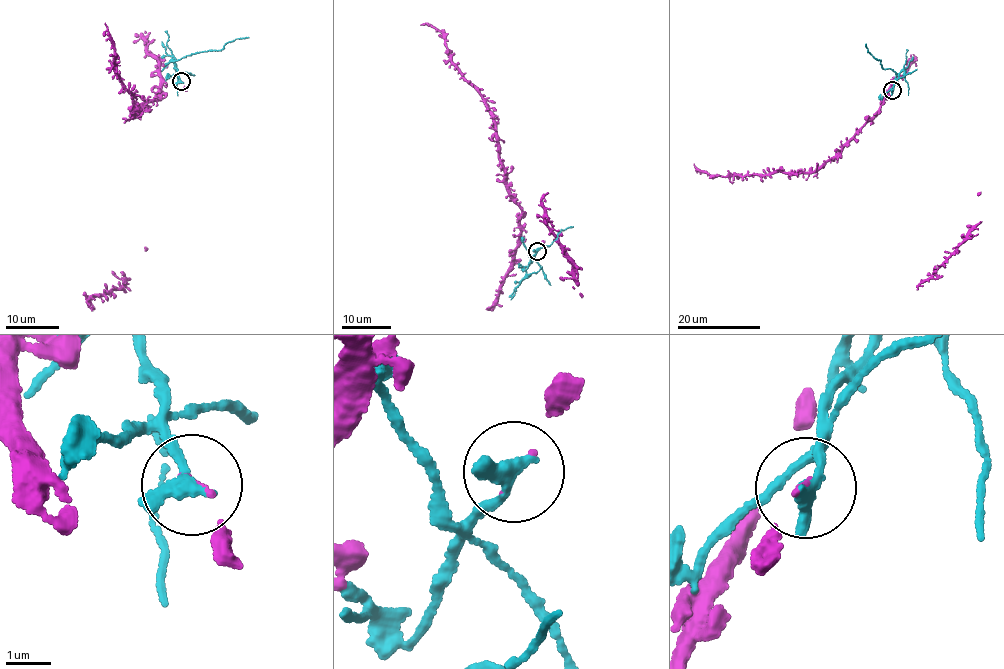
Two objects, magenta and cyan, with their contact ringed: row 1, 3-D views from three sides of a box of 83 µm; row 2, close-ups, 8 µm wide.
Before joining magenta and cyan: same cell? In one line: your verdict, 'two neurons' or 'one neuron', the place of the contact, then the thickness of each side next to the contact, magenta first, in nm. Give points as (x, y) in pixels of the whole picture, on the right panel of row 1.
two neurons | (892, 90) | 90/280 nm

